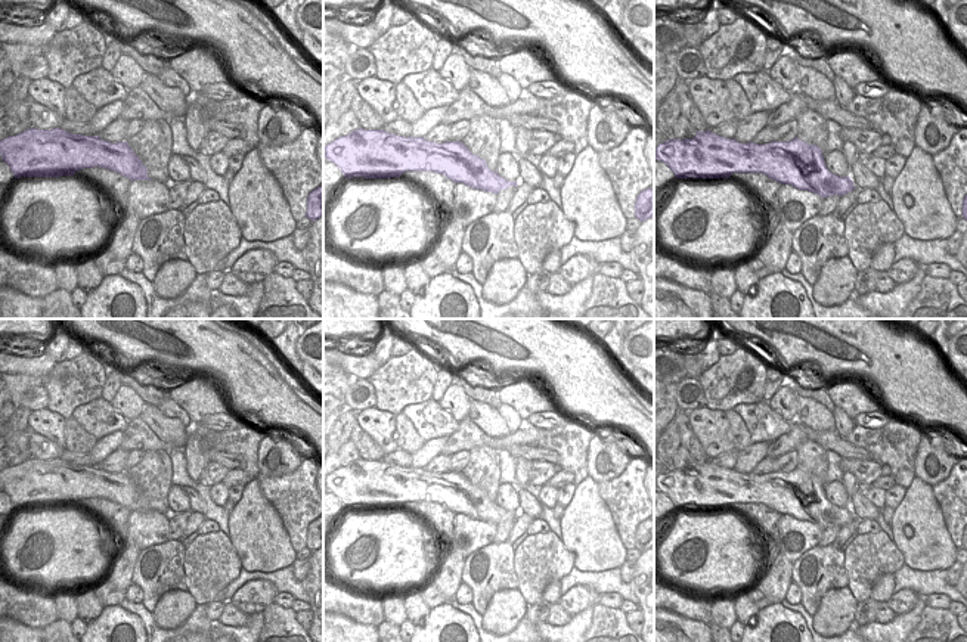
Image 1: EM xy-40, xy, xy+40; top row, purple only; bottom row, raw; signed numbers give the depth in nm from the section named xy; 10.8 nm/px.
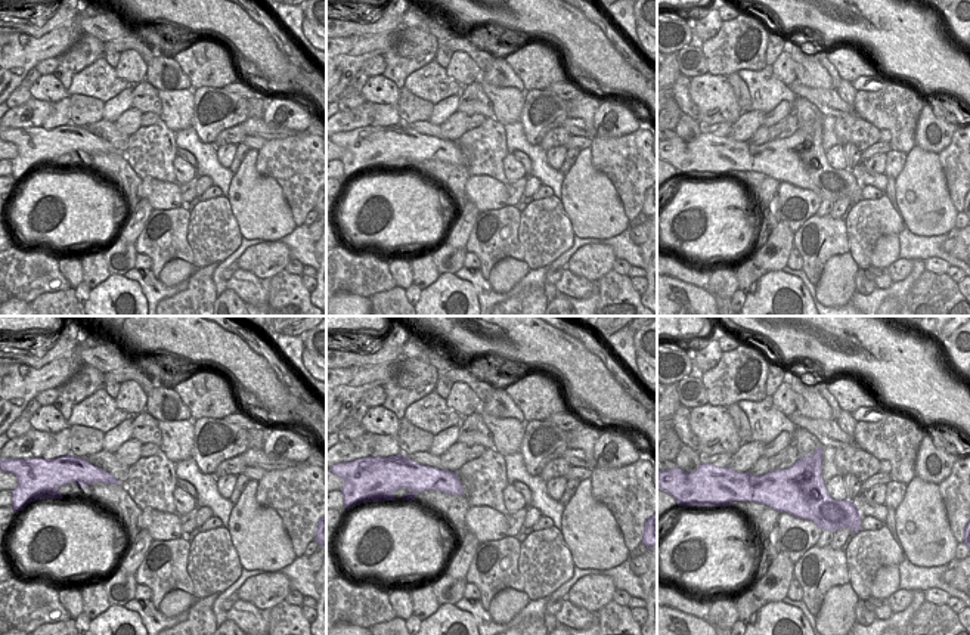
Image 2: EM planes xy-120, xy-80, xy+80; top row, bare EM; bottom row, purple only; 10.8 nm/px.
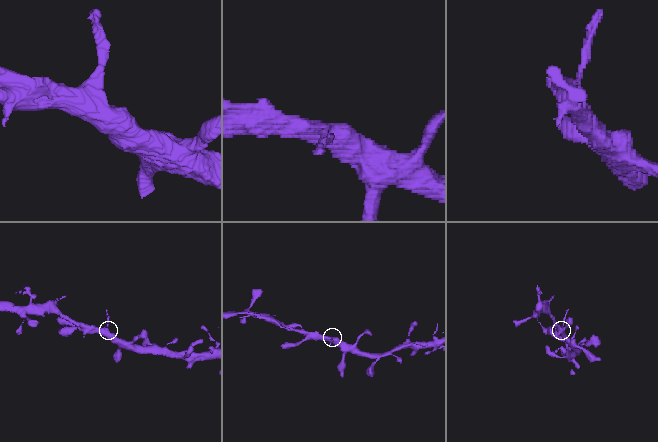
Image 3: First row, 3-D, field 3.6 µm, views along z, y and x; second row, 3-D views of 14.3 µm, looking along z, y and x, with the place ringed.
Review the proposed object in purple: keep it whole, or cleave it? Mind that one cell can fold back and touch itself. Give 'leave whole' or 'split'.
leave whole

